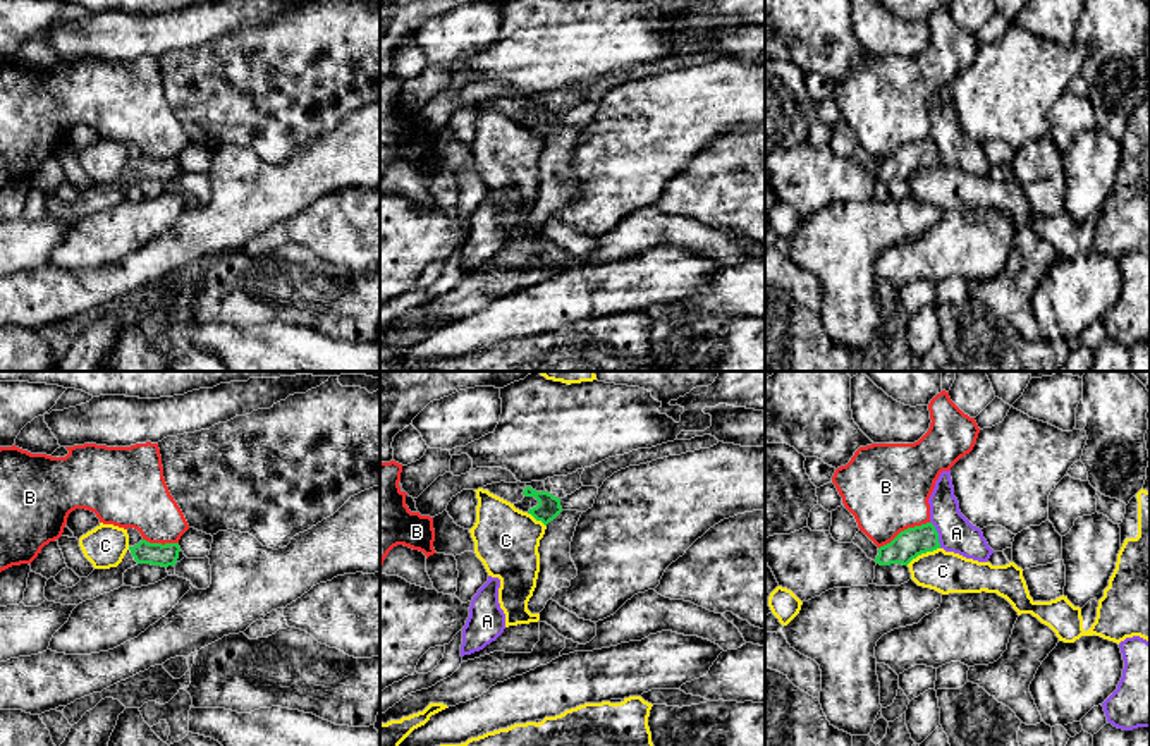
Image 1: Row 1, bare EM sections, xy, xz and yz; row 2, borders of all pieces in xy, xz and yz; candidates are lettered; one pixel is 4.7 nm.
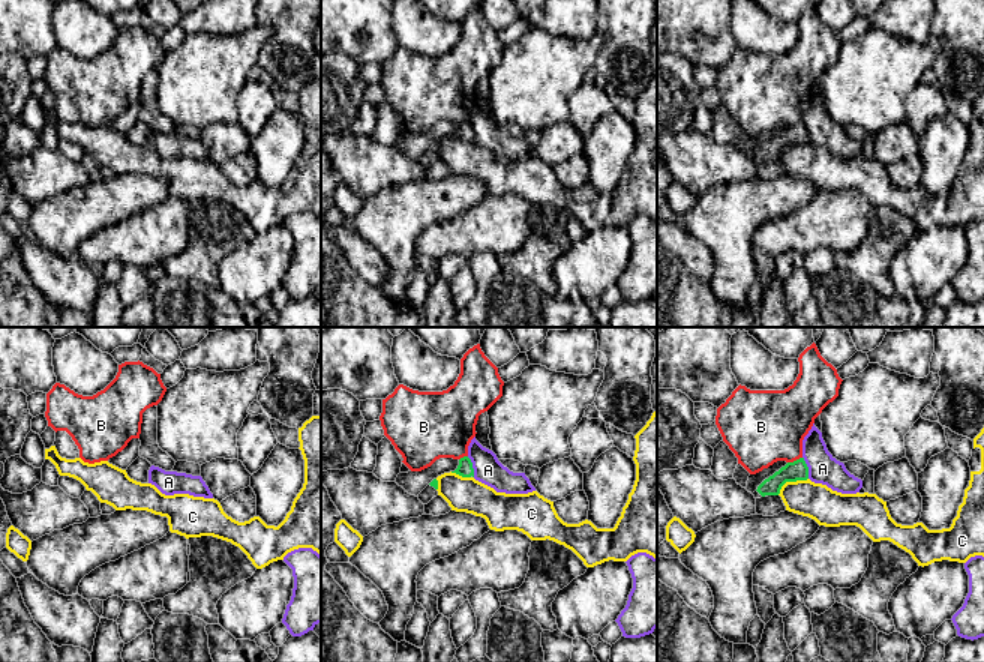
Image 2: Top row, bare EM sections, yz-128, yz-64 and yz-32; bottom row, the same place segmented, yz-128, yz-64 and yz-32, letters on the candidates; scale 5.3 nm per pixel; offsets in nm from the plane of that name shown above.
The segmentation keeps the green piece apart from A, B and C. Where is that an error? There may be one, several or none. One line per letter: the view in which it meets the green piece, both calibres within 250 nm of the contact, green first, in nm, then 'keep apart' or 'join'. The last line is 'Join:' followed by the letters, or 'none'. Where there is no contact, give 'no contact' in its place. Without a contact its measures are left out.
A: yz | 140/170 nm | keep apart
B: yz | 140/400 nm | keep apart
C: yz | 140/190 nm | keep apart
Join: none

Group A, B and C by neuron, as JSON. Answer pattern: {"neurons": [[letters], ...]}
{"neurons": [["A"], ["B"], ["C"]]}

